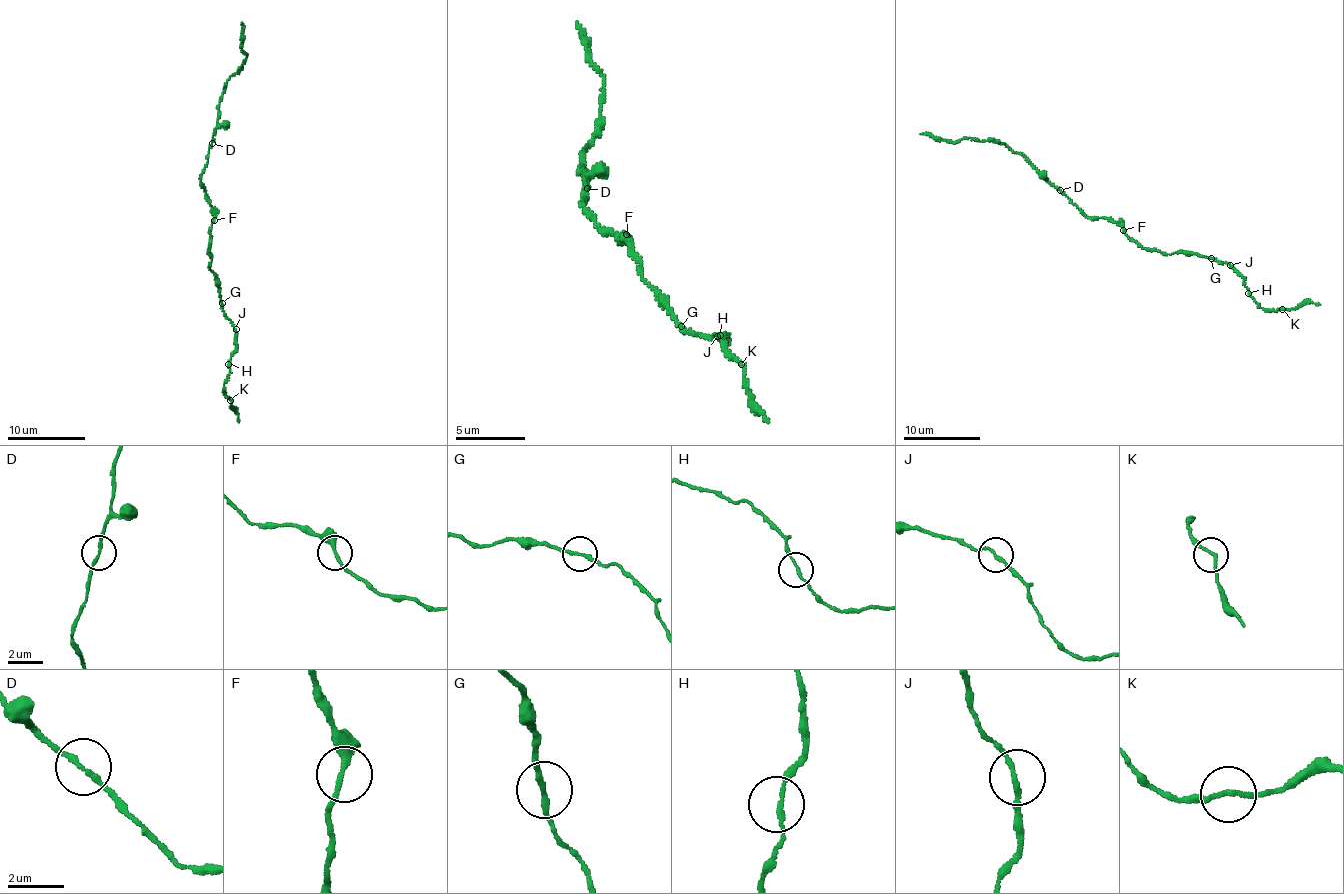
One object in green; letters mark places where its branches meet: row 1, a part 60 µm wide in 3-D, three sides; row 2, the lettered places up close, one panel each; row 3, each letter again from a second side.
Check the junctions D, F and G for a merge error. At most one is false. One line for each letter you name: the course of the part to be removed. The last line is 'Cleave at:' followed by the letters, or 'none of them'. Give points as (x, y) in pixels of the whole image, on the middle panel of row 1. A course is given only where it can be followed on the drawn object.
Cleave at: none of them

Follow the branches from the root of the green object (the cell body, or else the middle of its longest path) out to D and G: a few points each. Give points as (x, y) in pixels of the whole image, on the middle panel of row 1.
D: (623, 236), (599, 228), (595, 215), (584, 209), (586, 189)
G: (623, 236), (641, 263), (642, 279), (660, 297), (660, 305), (668, 308), (668, 314), (681, 324)

